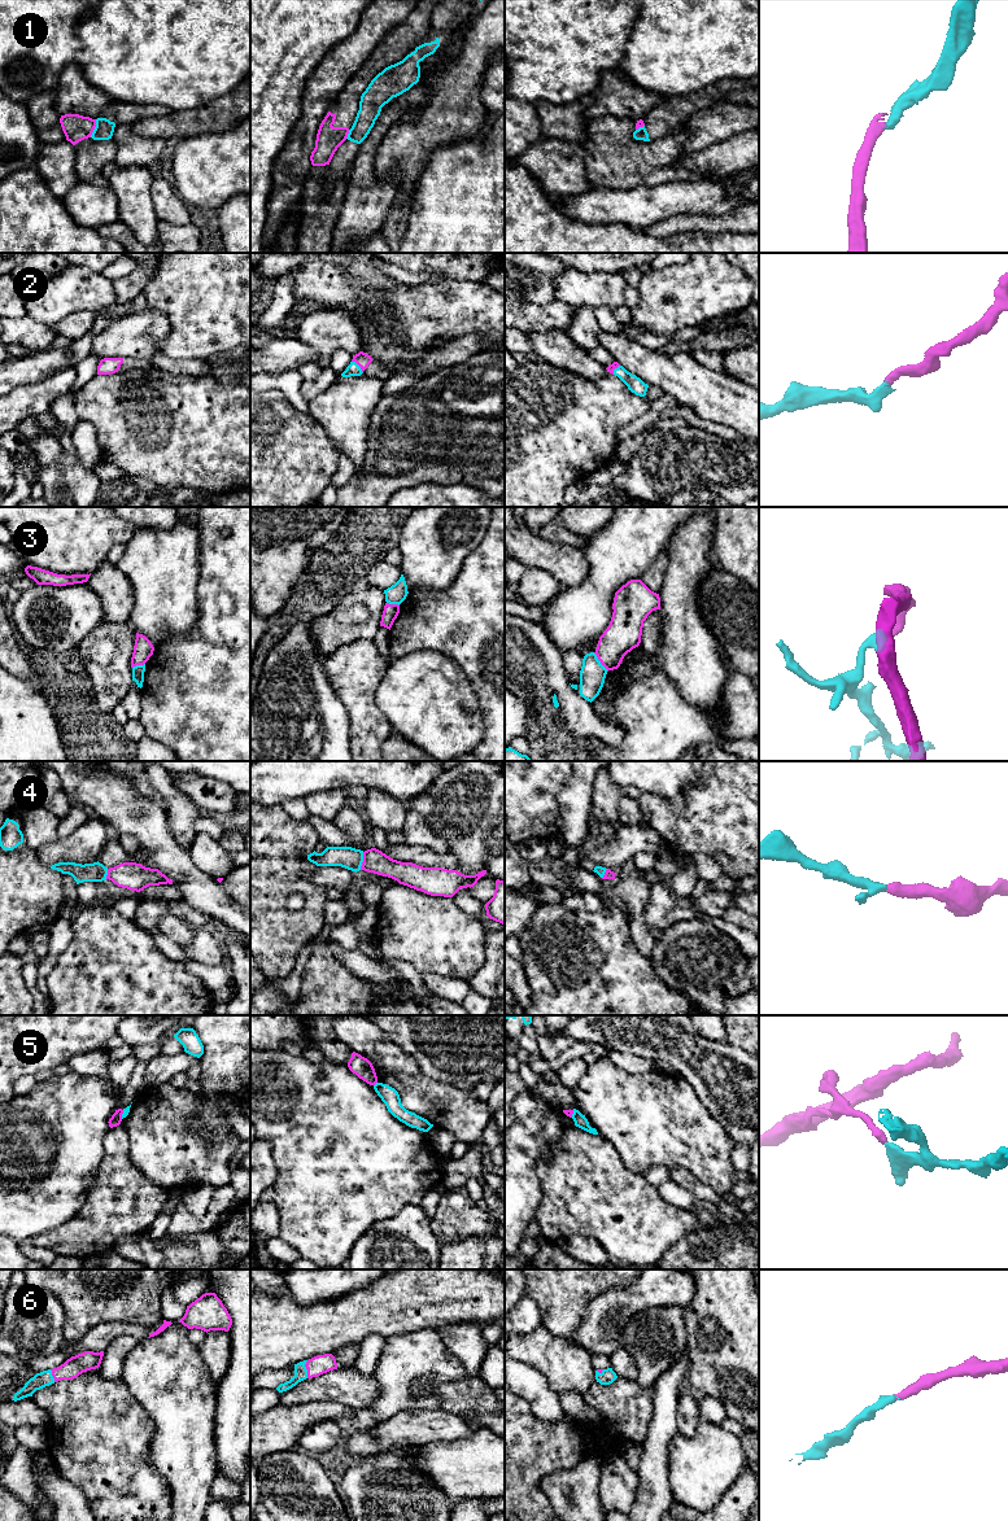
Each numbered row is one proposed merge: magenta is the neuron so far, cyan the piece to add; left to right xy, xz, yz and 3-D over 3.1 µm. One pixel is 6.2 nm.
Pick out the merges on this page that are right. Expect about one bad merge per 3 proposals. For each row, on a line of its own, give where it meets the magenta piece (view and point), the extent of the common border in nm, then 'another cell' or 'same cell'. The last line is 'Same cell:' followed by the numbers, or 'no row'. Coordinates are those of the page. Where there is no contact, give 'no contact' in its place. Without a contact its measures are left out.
1: contact xy (94, 129); length 120 nm; another cell
2: contact xz (358, 365); length 100 nm; same cell
3: contact yz (600, 660); length 150 nm; another cell
4: contact xz (363, 861); length 110 nm; same cell
5: contact xz (375, 1083); length 40 nm; another cell
6: contact xz (306, 1368); length 110 nm; same cell
Same cell: 2, 4, 6

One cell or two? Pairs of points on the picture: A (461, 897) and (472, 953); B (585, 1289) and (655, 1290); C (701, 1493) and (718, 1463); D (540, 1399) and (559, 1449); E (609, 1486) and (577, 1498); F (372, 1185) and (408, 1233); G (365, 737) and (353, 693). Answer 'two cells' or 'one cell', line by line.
A: two cells
B: two cells
C: one cell
D: two cells
E: two cells
F: two cells
G: one cell

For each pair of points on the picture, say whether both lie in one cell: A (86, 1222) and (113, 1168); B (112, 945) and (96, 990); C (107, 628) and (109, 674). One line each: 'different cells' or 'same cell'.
A: same cell
B: same cell
C: same cell

